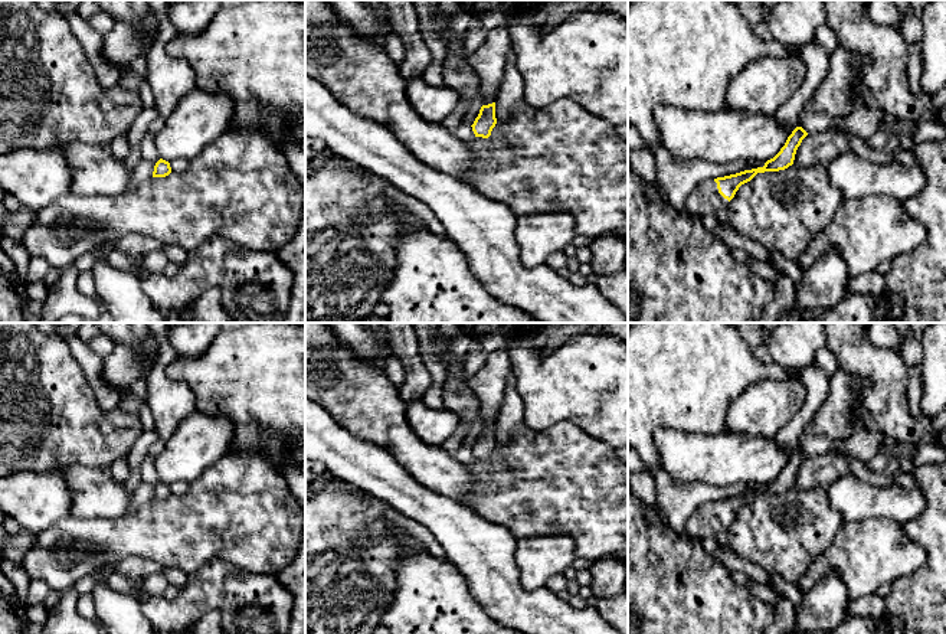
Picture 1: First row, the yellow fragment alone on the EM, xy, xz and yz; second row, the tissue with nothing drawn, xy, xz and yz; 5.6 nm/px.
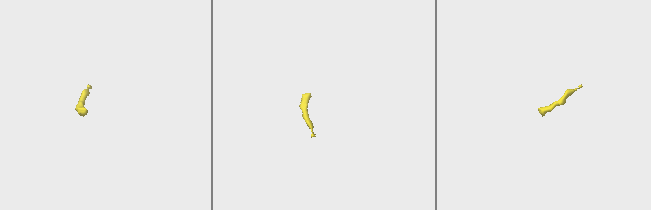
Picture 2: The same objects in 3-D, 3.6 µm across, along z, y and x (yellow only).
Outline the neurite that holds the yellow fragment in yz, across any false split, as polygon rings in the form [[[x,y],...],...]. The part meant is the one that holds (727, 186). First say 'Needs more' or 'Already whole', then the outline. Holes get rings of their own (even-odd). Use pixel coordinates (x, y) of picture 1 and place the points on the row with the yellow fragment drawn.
Needs more. [[[796,127],[780,151],[767,160],[763,167],[701,182],[687,196],[684,212],[694,218],[714,216],[717,220],[729,222],[729,202],[739,187],[750,182],[757,173],[779,171],[792,166],[796,150],[806,135],[808,133],[802,127]]]

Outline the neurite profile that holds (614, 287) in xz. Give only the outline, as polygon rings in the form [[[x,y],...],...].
[[[621,271],[608,277],[598,277],[598,290],[628,320],[628,271]]]

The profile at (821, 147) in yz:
[[[825,130],[808,134],[796,150],[793,164],[809,167],[828,166],[838,156],[850,151],[848,137],[838,130]]]

